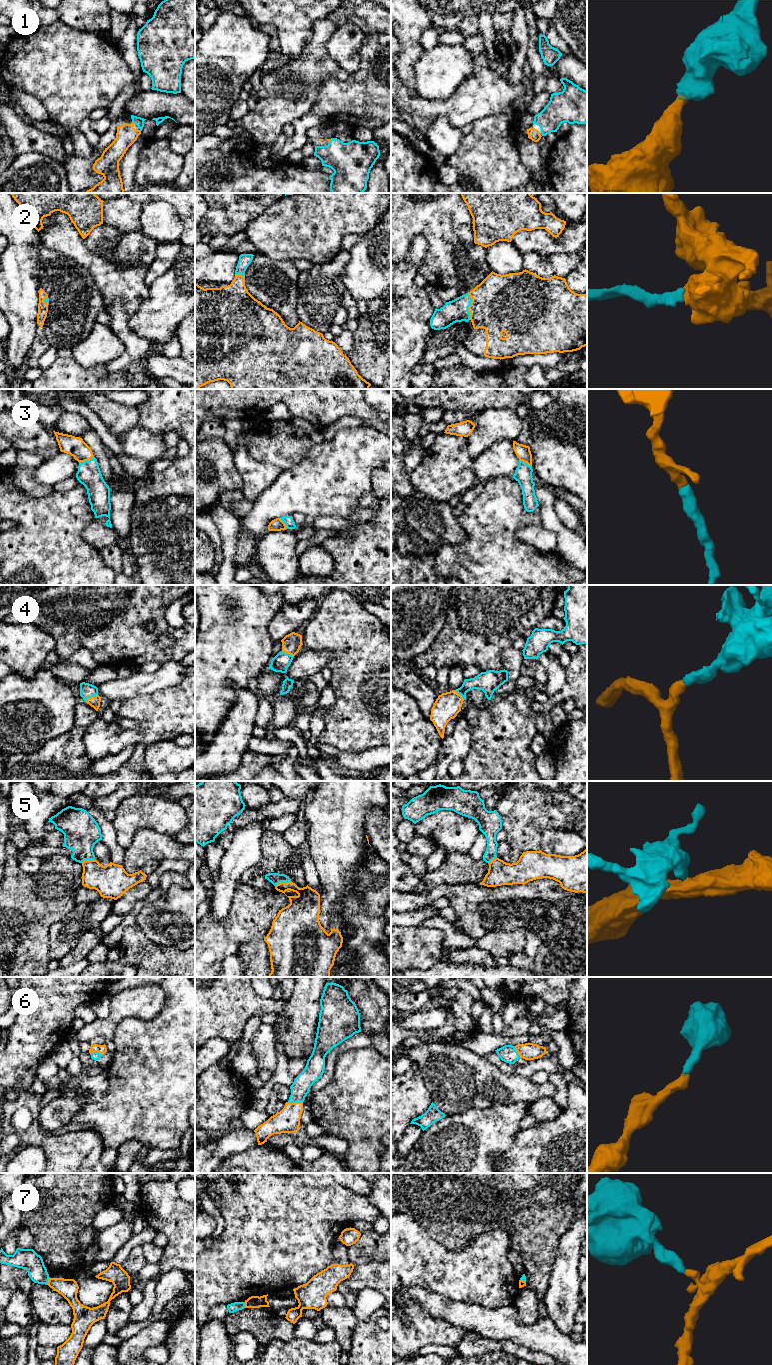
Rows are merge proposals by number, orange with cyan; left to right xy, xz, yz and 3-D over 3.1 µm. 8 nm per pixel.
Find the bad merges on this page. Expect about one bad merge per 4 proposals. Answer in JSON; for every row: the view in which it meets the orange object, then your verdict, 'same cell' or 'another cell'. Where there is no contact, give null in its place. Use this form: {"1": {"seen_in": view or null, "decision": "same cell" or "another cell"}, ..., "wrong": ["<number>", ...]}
{"1": {"seen_in": "xz", "decision": "same cell"}, "2": {"seen_in": "yz", "decision": "same cell"}, "3": {"seen_in": "xy", "decision": "same cell"}, "4": {"seen_in": "xy", "decision": "same cell"}, "5": {"seen_in": "xz", "decision": "same cell"}, "6": {"seen_in": "xz", "decision": "same cell"}, "7": {"seen_in": "xy", "decision": "another cell"}, "wrong": ["7"]}

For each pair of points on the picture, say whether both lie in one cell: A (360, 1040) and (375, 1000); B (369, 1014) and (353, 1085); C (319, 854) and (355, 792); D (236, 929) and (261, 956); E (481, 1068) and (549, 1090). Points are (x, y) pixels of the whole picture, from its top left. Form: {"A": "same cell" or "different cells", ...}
{"A": "different cells", "B": "different cells", "C": "same cell", "D": "different cells", "E": "same cell"}

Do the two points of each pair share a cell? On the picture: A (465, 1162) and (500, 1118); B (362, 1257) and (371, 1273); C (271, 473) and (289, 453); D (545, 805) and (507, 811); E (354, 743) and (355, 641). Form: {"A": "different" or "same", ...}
{"A": "same", "B": "different", "C": "different", "D": "same", "E": "same"}

